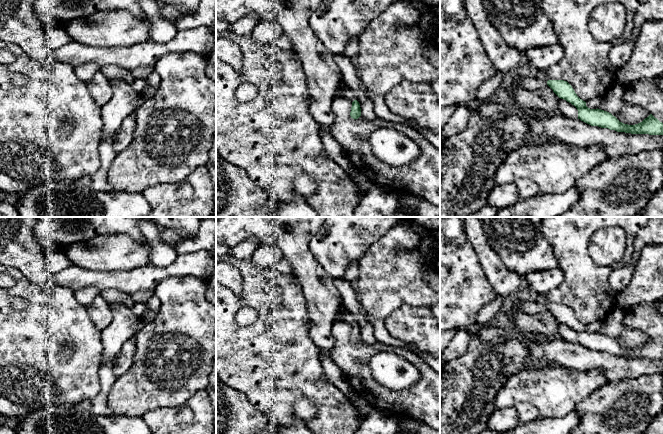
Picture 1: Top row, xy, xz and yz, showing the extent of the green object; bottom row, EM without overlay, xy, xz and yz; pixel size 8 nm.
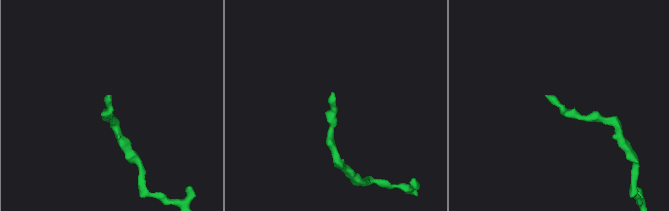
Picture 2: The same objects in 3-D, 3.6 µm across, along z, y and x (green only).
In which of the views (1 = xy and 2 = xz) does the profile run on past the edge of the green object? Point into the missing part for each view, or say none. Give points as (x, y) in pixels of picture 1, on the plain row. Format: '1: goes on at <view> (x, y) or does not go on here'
1: does not go on here
2: goes on at xz (343, 314)

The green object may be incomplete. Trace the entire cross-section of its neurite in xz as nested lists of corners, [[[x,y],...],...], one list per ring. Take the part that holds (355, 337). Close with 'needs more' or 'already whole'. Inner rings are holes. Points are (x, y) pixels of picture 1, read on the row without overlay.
[[[343,305],[339,308],[335,315],[334,322],[344,320],[352,325],[350,340],[353,343],[358,343],[361,340],[361,332],[359,326],[355,323],[354,314],[348,311]]]; needs more

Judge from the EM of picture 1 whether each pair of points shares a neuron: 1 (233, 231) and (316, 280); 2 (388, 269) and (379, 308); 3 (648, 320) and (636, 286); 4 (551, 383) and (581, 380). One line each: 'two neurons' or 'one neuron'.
1: one neuron
2: one neuron
3: two neurons
4: one neuron

